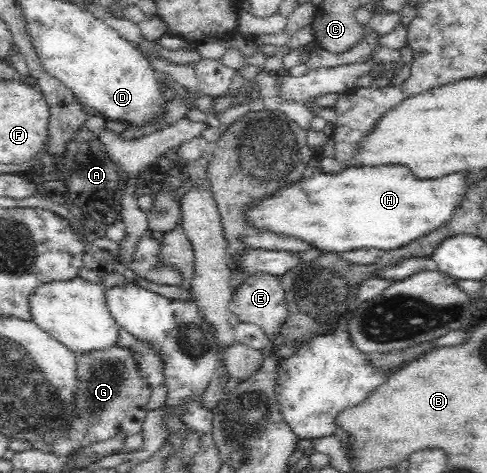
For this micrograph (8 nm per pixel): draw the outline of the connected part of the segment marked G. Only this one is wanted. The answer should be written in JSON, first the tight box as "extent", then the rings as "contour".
{"extent":[47,344,154,457],"contour":[[[114,344],[102,350],[77,352],[75,359],[77,382],[70,402],[70,428],[54,442],[47,442],[51,453],[57,457],[70,456],[90,444],[104,442],[114,436],[126,438],[142,434],[142,424],[148,412],[146,406],[154,387],[140,375],[135,352]]]}

